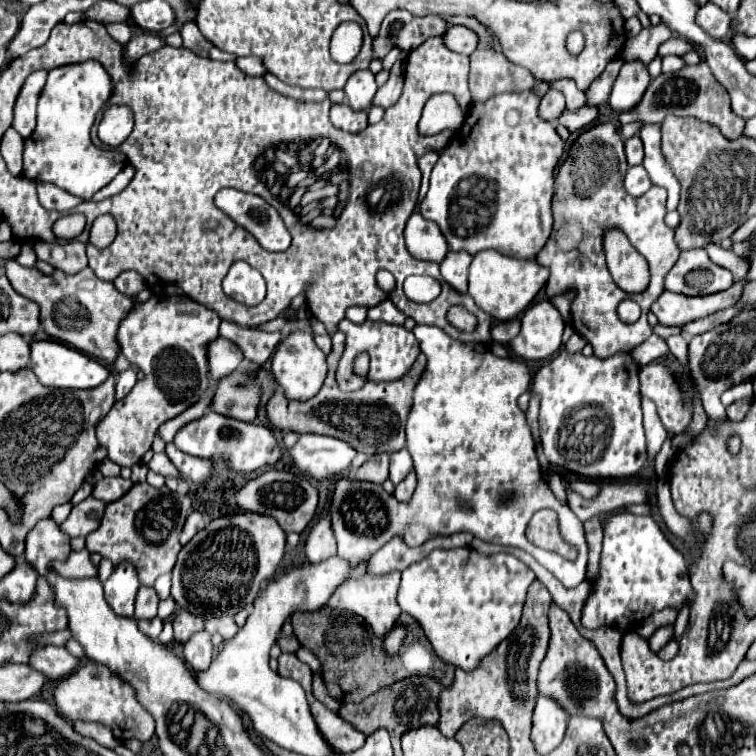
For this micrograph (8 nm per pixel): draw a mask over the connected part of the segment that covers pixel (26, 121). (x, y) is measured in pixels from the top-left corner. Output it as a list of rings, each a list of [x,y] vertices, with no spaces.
[[[35,71],[21,87],[21,93],[17,95],[13,115],[12,127],[23,137],[27,138],[35,128],[35,111],[37,111],[37,99],[45,85],[47,71]]]

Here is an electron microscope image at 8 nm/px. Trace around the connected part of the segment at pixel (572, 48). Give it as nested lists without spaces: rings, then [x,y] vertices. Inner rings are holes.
[[[573,31],[573,33],[569,33],[565,45],[567,45],[567,51],[569,51],[571,55],[581,53],[581,49],[583,49],[583,45],[585,45],[585,37],[583,37],[583,33],[581,33],[581,31]]]

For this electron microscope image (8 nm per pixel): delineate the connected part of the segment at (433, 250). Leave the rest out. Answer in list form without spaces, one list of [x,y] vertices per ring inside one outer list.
[[[415,211],[405,225],[405,245],[413,257],[437,263],[441,263],[449,251],[437,223],[425,221],[419,211]]]

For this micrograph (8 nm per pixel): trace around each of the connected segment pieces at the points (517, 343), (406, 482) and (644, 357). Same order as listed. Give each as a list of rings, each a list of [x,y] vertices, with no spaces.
[[[541,301],[523,313],[521,333],[511,341],[511,349],[525,361],[549,359],[561,347],[563,327],[559,311],[549,301]]]
[[[411,471],[397,487],[395,487],[395,497],[399,499],[399,501],[409,501],[411,499],[411,495],[413,495],[413,491],[415,491],[415,485],[417,485],[417,477],[415,477],[415,471]]]
[[[651,335],[647,341],[643,341],[641,345],[633,347],[633,357],[637,357],[639,365],[647,365],[647,363],[653,363],[659,357],[663,357],[667,351],[669,351],[667,343],[661,337]]]

